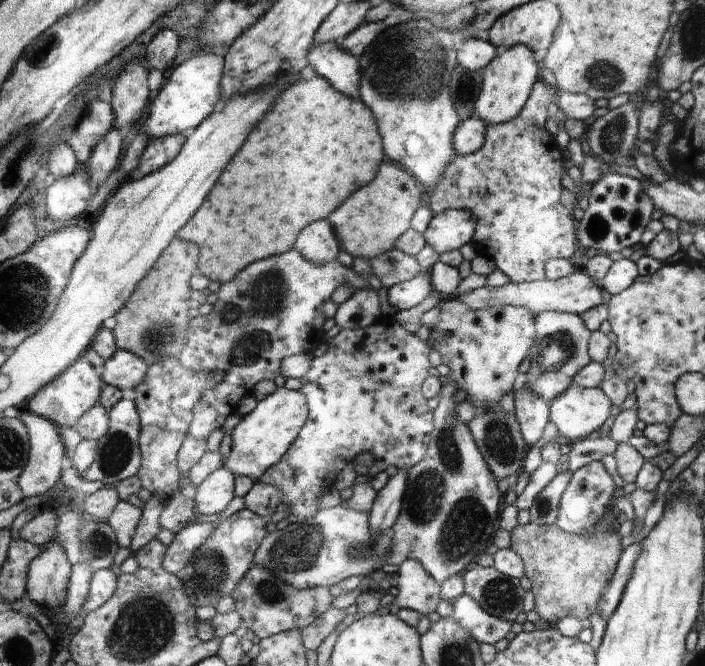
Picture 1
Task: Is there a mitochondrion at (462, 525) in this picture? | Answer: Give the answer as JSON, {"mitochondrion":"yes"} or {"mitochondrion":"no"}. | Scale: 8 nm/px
{"mitochondrion":"yes"}

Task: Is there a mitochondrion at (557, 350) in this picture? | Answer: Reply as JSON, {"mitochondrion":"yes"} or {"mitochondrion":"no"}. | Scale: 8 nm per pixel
{"mitochondrion":"yes"}

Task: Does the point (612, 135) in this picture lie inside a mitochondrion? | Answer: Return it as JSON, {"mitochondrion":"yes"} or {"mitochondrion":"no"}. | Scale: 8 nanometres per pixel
{"mitochondrion":"yes"}

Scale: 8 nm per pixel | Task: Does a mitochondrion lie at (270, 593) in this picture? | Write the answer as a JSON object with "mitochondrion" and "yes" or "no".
{"mitochondrion":"yes"}

